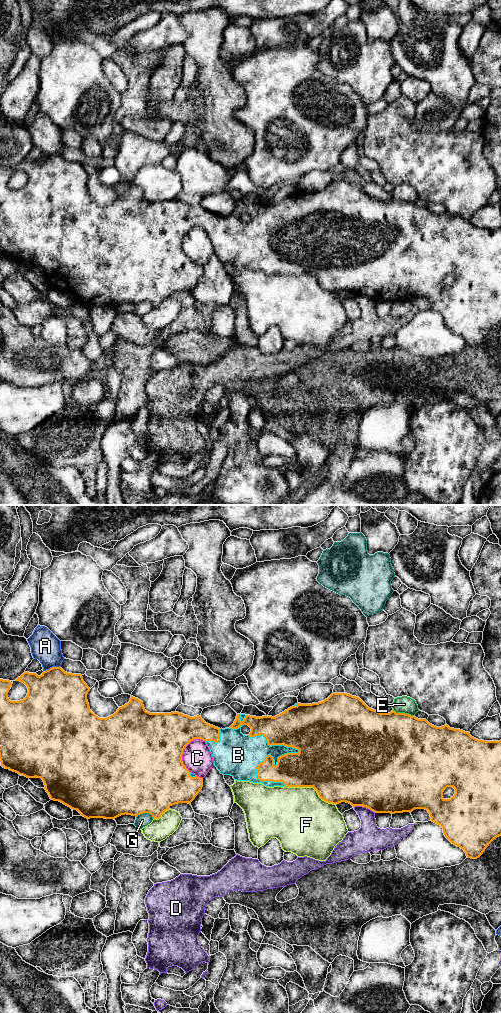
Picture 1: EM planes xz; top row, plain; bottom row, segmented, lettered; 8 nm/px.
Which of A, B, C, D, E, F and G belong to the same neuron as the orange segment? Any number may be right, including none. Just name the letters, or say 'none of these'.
B

